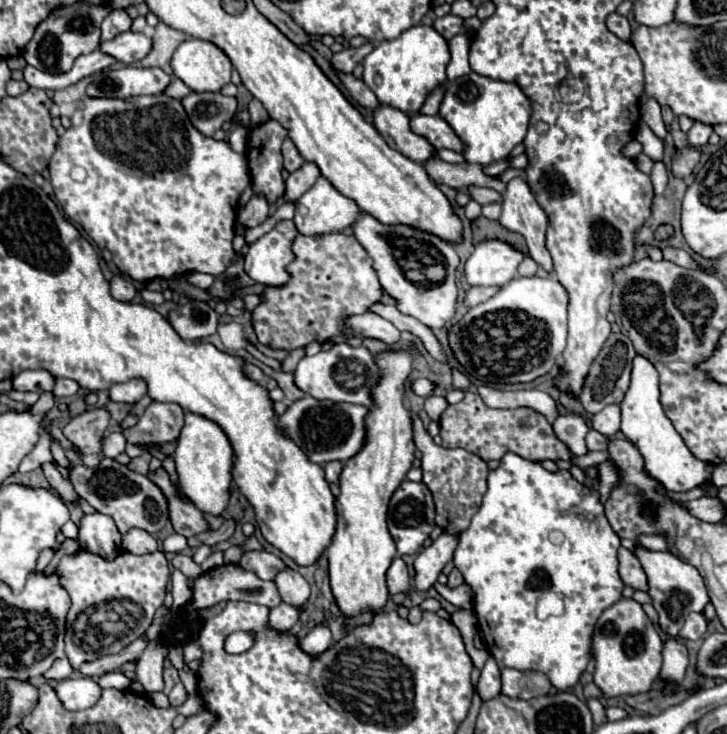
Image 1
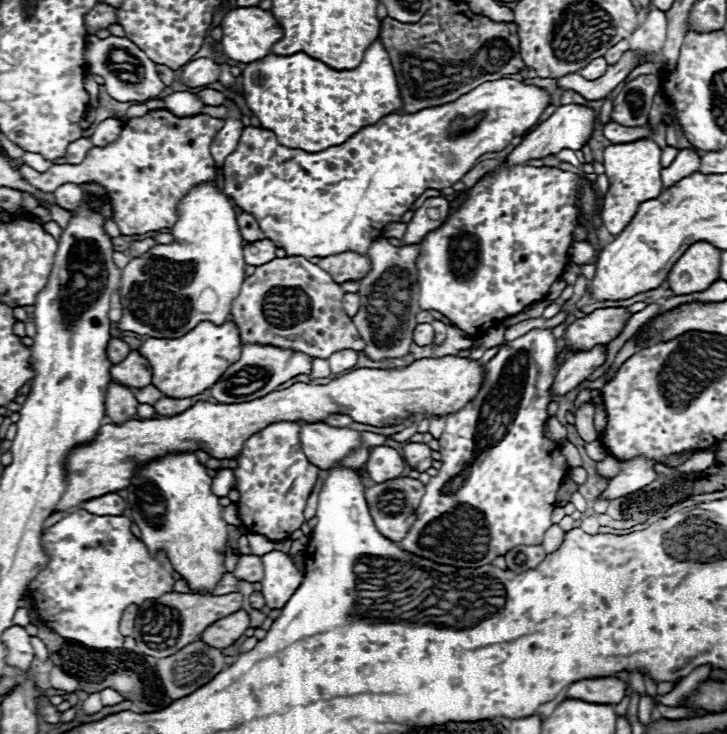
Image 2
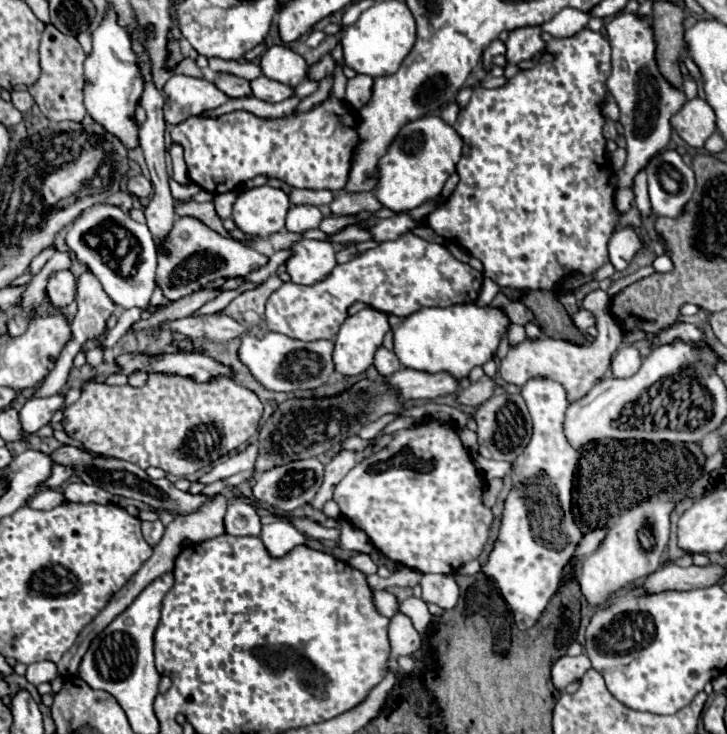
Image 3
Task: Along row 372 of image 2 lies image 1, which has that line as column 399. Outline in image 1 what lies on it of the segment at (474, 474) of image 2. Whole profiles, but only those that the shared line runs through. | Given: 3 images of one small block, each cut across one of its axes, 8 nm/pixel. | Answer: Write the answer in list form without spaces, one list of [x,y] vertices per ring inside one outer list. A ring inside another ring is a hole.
[[[404,480],[394,492],[390,500],[390,510],[388,510],[388,530],[396,542],[398,554],[404,556],[404,554],[420,552],[424,540],[430,536],[434,526],[436,526],[434,524],[434,500],[432,500],[430,490],[426,488],[424,482]]]

